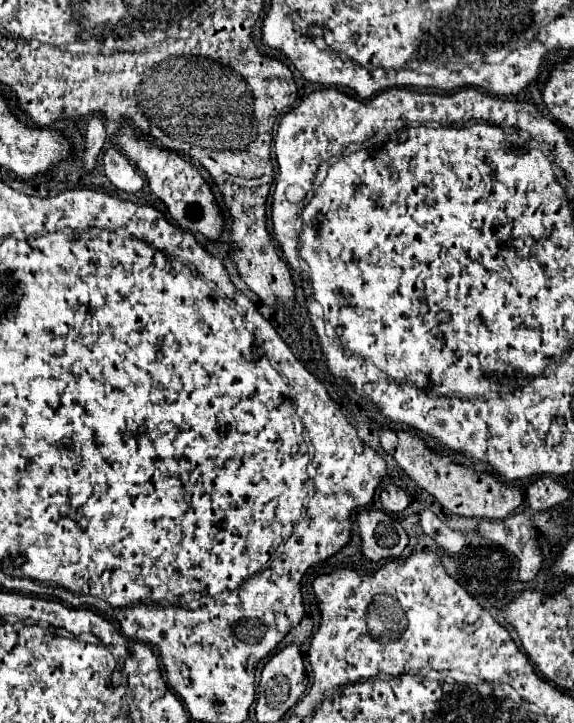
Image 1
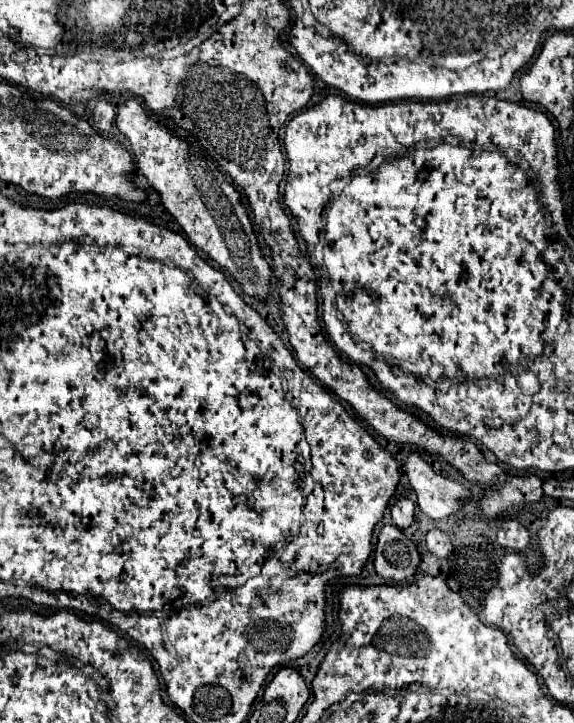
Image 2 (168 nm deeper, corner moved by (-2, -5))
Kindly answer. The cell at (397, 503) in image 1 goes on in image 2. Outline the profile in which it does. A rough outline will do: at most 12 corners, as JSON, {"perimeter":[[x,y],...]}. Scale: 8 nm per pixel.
{"perimeter":[[401,497],[391,507],[393,525],[405,531],[415,517],[415,503]]}

